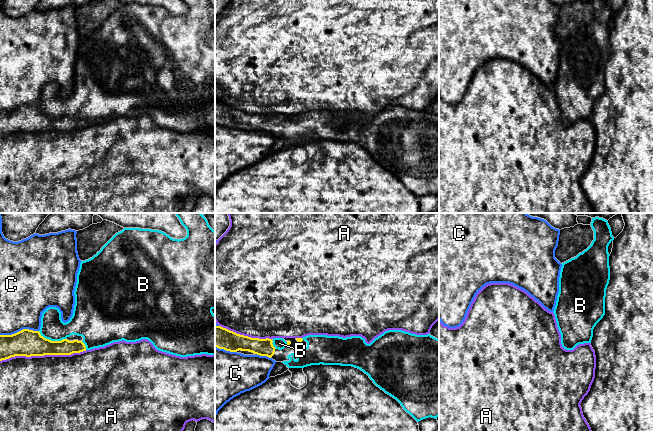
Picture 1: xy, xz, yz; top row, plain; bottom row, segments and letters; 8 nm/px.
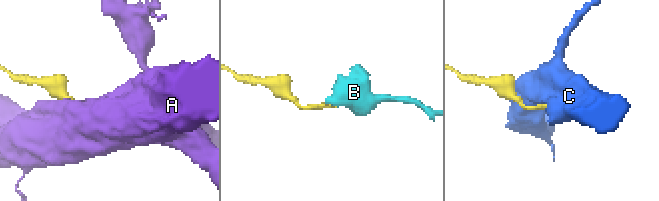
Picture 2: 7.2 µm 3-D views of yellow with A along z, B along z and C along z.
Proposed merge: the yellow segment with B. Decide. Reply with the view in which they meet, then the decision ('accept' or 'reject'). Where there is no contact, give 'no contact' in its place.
xy | accept

